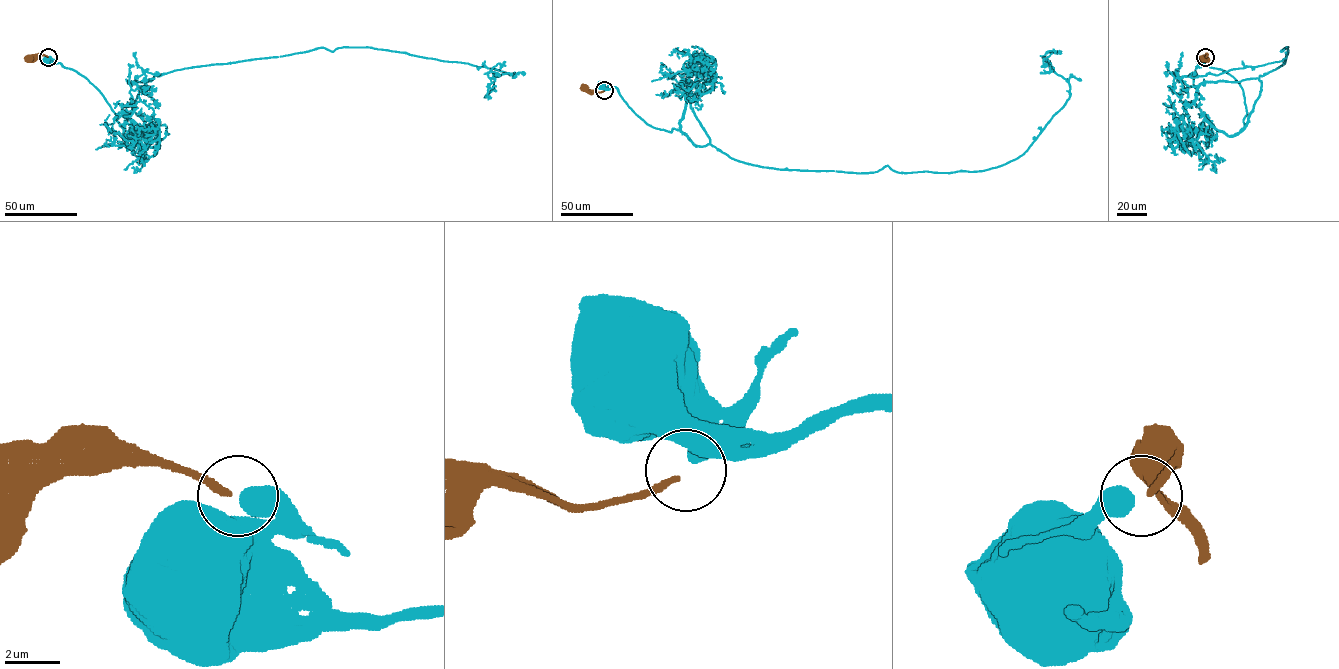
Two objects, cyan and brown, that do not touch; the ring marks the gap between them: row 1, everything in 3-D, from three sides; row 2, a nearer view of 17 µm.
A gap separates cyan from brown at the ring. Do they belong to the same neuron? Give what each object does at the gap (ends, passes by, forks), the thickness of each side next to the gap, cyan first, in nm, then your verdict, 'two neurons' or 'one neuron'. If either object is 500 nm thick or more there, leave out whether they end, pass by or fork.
calibres 550 and 240 nm; two neurons

